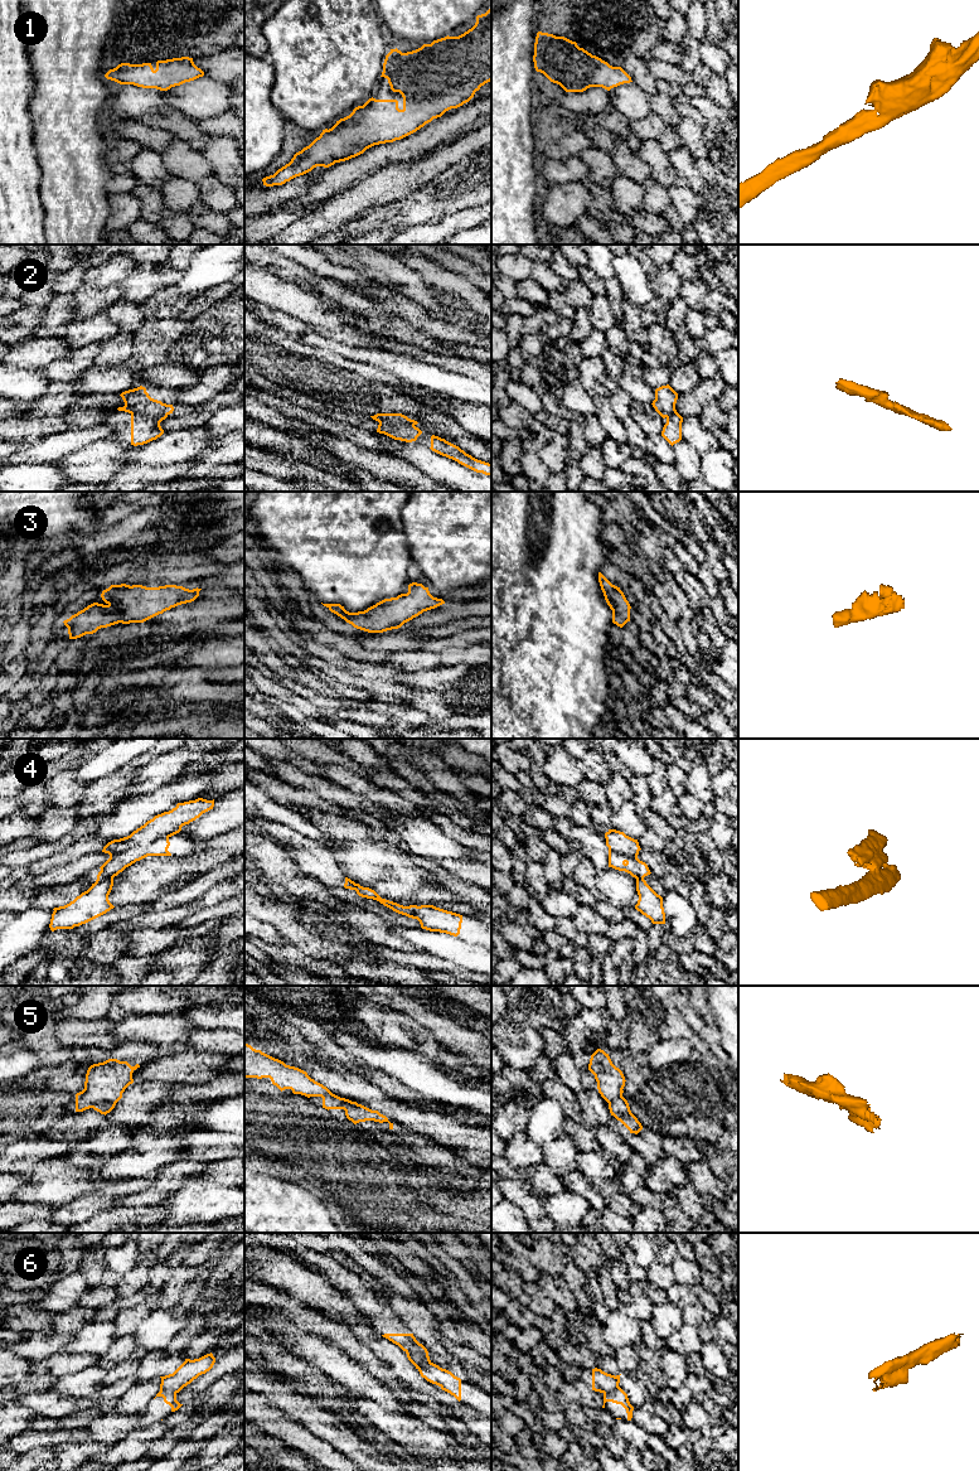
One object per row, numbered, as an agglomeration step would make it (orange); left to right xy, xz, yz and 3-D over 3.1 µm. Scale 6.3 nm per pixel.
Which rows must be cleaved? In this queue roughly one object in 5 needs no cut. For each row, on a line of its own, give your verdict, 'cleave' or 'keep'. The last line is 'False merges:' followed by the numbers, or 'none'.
1: keep
2: cleave
3: keep
4: cleave
5: cleave
6: cleave
False merges: 2, 4, 5, 6

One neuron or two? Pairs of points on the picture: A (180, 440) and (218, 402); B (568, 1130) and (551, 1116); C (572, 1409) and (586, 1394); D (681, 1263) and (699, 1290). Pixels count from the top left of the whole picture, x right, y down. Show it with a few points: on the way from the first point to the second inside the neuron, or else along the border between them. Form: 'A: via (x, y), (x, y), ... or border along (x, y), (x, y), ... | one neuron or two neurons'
A: border along (199, 427), (164, 431) | two neurons
B: border along (567, 1118), (562, 1126), (562, 1133) | two neurons
C: border along (567, 1404), (578, 1403), (582, 1407) | two neurons
D: border along (699, 1282), (689, 1287) | two neurons

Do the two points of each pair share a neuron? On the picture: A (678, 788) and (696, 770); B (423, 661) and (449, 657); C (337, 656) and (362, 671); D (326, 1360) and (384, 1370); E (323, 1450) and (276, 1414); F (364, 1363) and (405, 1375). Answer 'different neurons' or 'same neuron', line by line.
A: different neurons
B: same neuron
C: same neuron
D: different neurons
E: same neuron
F: different neurons

